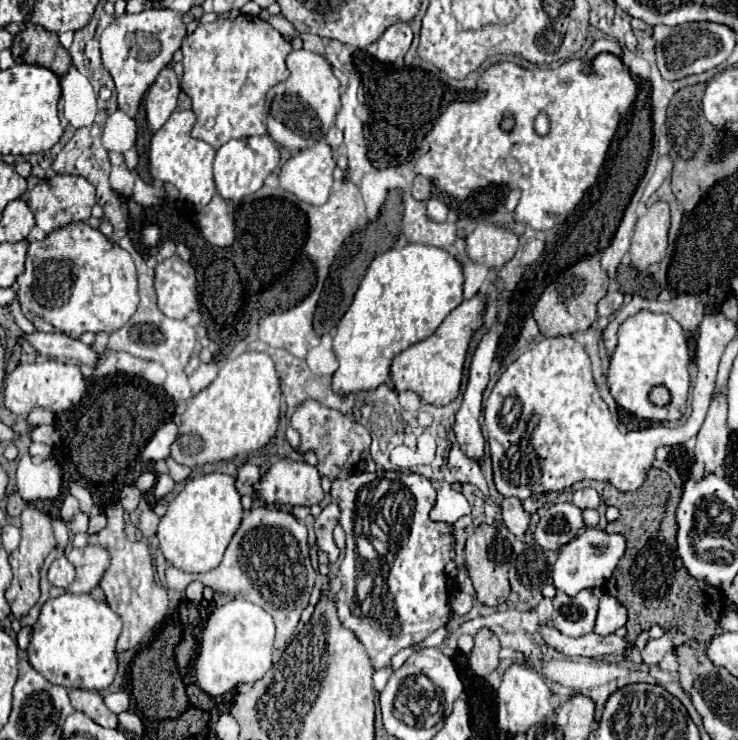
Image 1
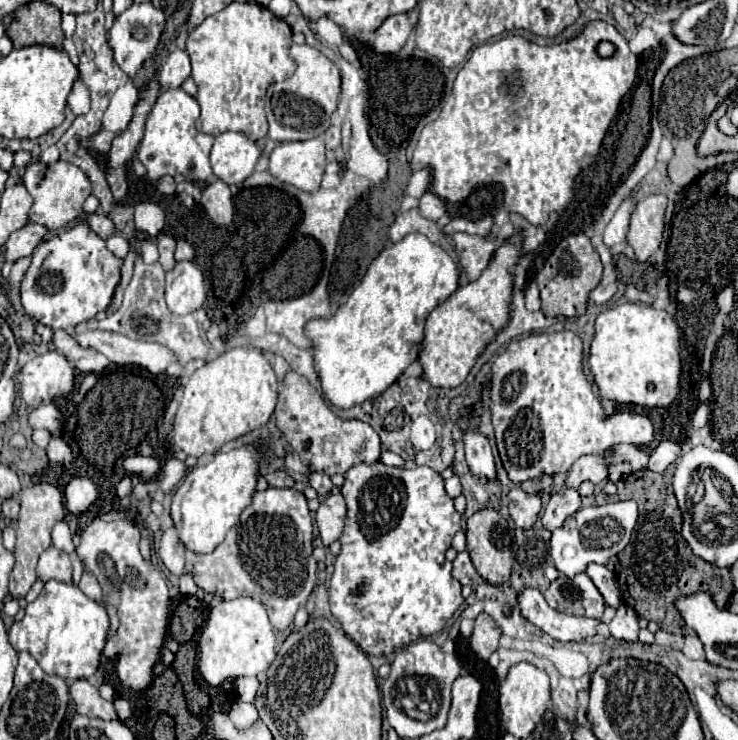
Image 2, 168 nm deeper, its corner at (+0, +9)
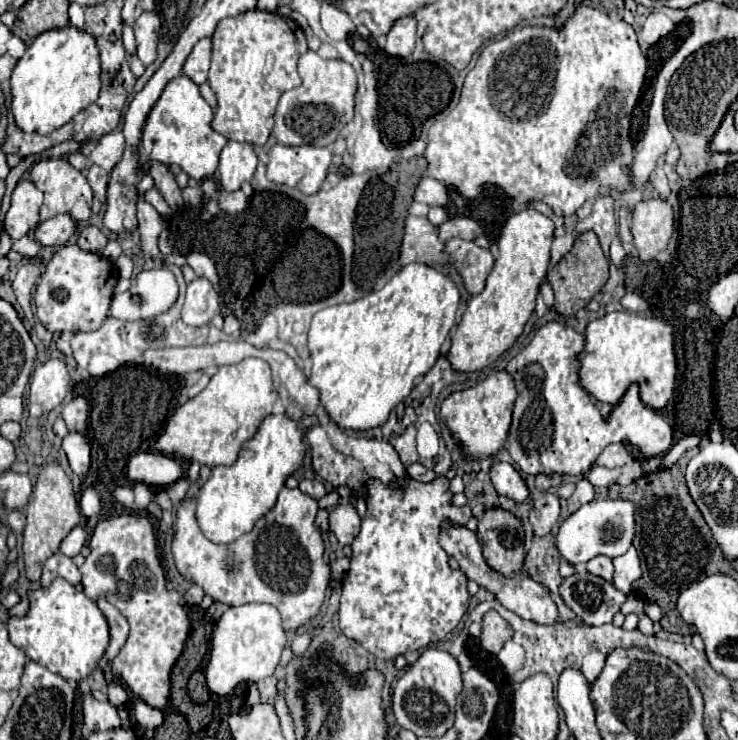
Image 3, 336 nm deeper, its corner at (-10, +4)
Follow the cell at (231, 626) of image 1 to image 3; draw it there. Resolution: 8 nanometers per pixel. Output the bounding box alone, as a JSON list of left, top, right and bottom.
[204,604,286,696]

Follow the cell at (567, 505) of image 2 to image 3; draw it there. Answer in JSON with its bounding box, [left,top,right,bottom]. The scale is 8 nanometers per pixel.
[568,478,594,512]

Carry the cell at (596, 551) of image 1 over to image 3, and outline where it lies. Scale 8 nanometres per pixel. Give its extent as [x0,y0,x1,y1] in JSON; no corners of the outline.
[556,500,634,564]

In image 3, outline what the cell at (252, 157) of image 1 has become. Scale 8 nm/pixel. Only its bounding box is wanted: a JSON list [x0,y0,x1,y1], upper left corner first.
[220,140,256,192]

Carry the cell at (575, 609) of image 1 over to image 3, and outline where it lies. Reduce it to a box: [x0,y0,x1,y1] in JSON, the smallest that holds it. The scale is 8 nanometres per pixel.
[560,570,626,626]

